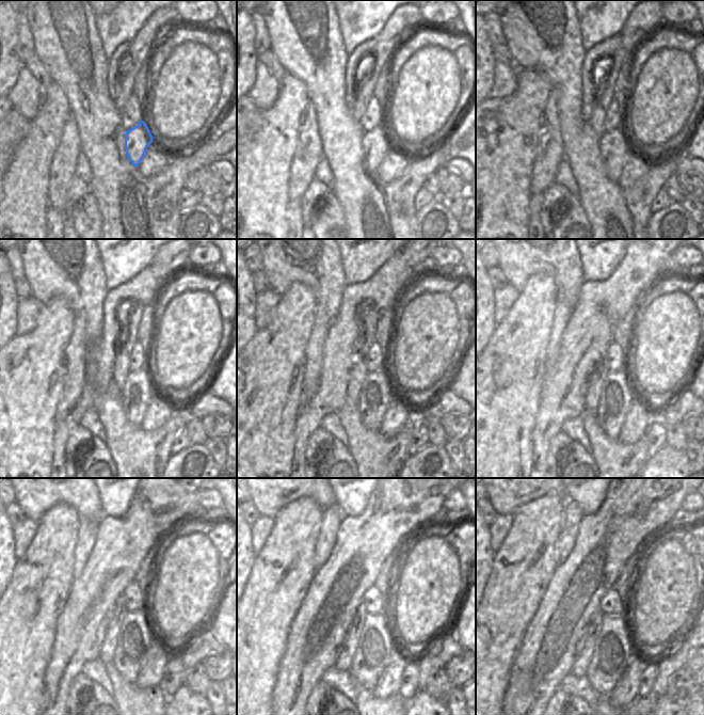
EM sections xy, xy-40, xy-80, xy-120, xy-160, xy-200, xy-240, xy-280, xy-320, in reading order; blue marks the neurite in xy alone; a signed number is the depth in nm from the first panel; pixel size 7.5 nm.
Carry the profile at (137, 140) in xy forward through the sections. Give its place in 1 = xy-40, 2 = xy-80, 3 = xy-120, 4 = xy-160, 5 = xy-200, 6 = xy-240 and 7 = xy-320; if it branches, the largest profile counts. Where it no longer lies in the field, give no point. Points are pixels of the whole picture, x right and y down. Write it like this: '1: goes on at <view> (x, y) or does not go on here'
1: goes on at xy-40 (374, 142)
2: goes on at xy-80 (613, 146)
3: goes on at xy-120 (136, 395)
4: goes on at xy-160 (376, 394)
5: goes on at xy-200 (617, 395)
6: goes on at xy-240 (137, 634)
7: goes on at xy-320 (613, 647)

